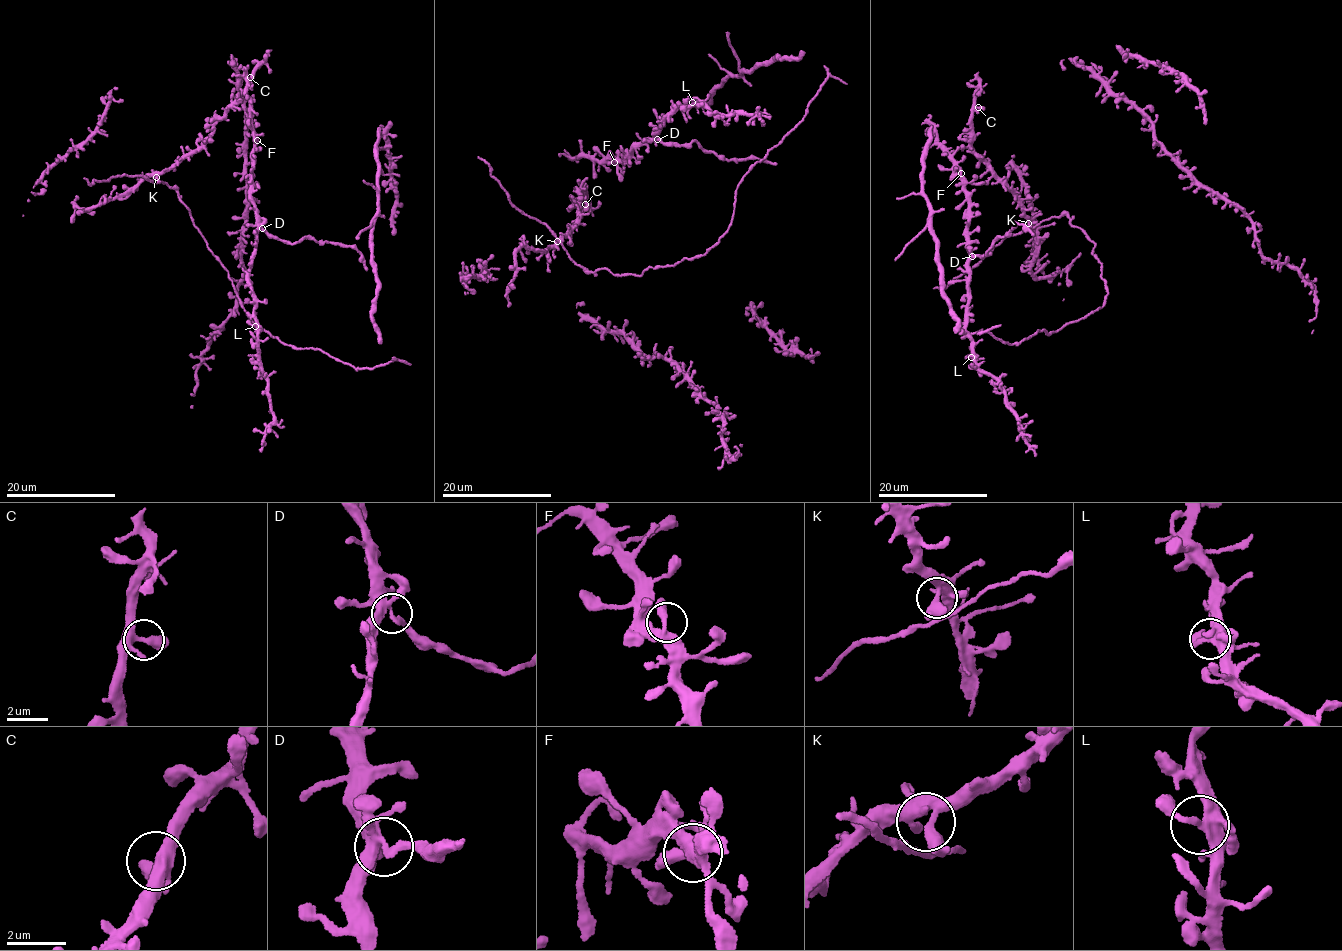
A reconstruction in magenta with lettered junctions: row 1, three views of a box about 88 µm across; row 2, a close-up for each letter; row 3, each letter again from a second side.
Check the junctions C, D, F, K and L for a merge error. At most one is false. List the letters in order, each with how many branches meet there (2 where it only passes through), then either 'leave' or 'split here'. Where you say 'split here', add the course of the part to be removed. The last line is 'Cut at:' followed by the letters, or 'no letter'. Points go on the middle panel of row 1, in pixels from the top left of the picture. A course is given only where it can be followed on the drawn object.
C: 4 | leave
D: 4 | split here | (657, 139), (684, 145), (693, 140), (699, 142), (703, 151), (725, 159), (740, 161), (756, 158), (776, 165)
F: 3 | leave
K: 4 | leave
L: 3 | leave
Cut at: D

